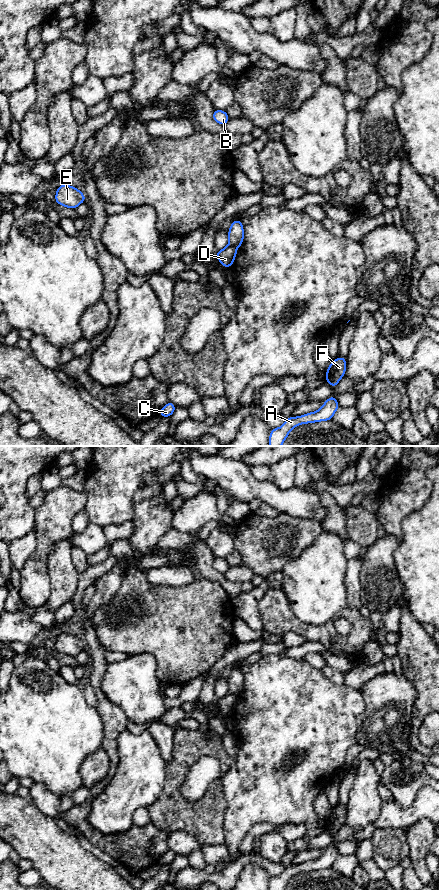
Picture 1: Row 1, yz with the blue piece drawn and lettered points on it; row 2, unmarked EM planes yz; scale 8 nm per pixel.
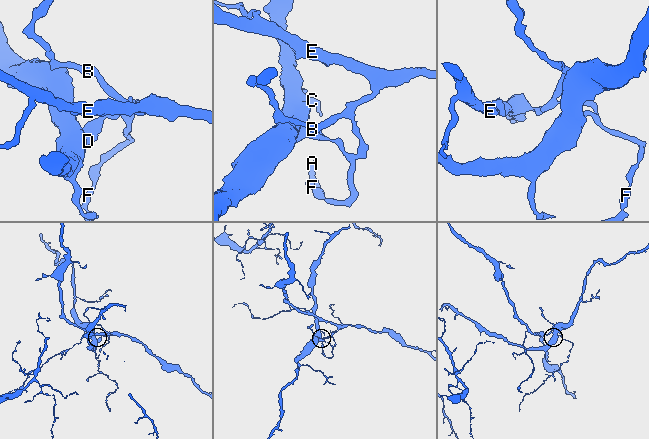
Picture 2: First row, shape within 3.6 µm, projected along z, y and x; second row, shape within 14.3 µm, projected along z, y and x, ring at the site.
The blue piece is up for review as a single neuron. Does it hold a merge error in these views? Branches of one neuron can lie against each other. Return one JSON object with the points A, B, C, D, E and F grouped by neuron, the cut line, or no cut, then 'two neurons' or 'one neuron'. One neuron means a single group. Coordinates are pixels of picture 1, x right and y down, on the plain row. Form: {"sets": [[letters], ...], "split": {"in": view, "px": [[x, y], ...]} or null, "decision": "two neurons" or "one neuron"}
{"sets": [["A", "B", "E", "F"], ["C", "D"]], "split": {"in": "yz", "px": [[229, 690], [236, 696]]}, "decision": "two neurons"}

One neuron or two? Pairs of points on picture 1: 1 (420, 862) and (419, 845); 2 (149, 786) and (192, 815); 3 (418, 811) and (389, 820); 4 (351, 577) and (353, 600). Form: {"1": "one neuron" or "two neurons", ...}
{"1": "one neuron", "2": "two neurons", "3": "one neuron", "4": "one neuron"}

